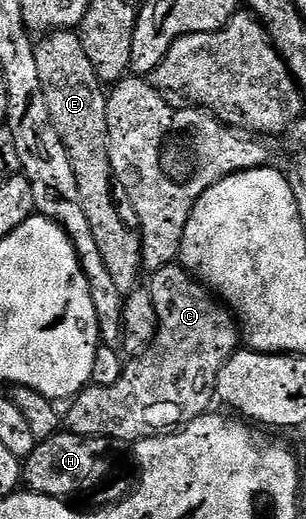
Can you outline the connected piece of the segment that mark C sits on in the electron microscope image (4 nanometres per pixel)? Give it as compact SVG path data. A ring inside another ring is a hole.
M171 264L155 270L149 275L149 278L150 283L148 283L148 289L152 296L152 304L156 304L156 316L158 317L158 331L154 333L154 341L141 354L131 357L123 365L122 375L116 384L112 384L111 386L95 386L91 384L79 392L77 398L69 403L70 411L65 411L64 414L64 426L69 433L79 434L85 438L109 438L111 440L117 440L119 438L122 442L133 444L139 438L157 438L160 434L168 434L187 426L189 422L196 420L201 414L207 413L213 407L210 405L216 402L220 372L224 368L224 364L234 355L240 346L240 327L233 313L207 287L203 286L195 275L191 274L189 270L183 268L181 265Z

